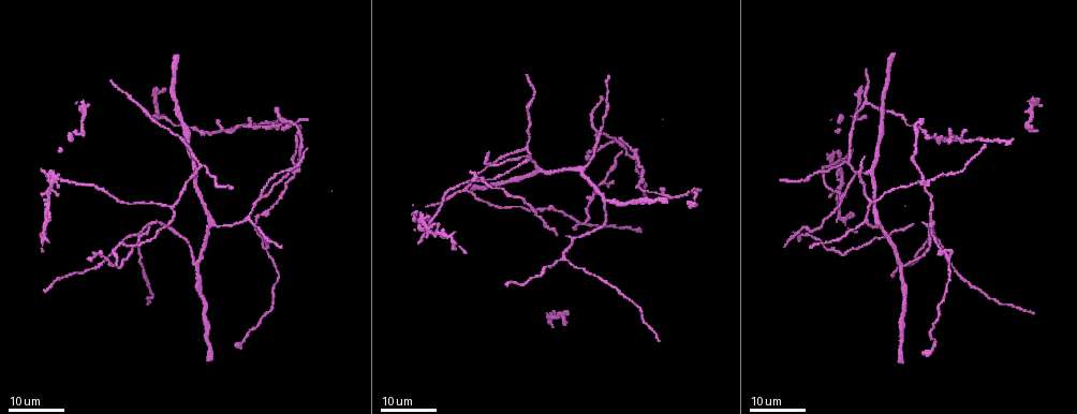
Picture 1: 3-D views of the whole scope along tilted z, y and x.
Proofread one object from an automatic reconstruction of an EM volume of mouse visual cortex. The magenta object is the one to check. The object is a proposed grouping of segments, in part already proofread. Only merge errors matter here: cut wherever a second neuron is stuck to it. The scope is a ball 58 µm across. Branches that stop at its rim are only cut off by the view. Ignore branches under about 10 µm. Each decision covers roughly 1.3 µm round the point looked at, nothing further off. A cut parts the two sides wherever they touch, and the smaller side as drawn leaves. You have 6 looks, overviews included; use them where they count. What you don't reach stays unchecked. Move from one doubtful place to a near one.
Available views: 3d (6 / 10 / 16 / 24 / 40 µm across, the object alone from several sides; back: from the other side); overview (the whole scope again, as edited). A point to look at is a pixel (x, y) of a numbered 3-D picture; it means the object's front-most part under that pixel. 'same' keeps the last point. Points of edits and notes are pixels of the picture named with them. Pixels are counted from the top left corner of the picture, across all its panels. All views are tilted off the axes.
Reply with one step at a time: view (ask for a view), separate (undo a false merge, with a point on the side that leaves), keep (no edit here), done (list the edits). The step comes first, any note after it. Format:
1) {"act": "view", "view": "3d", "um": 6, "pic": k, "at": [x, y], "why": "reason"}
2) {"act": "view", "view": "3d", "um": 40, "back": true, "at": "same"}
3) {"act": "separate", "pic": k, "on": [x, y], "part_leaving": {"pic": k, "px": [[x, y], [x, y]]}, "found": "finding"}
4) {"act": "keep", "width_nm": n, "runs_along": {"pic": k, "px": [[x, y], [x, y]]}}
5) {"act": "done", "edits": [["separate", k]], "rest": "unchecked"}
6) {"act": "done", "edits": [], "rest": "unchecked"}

{"act": "view", "view": "3d", "um": 16, "pic": 1, "at": [293, 172], "why": "looks like a crossing"}

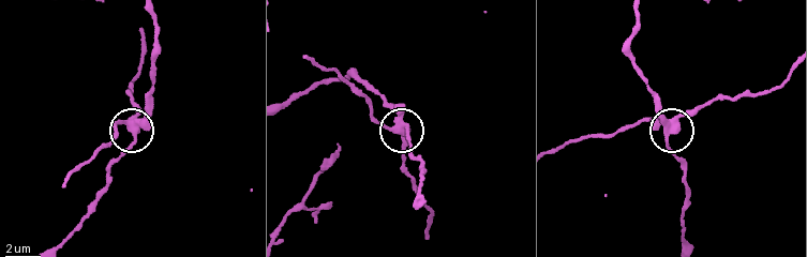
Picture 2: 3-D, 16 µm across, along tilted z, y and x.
{"act": "view", "view": "3d", "um": 6, "pic": 2, "at": [400, 123]}

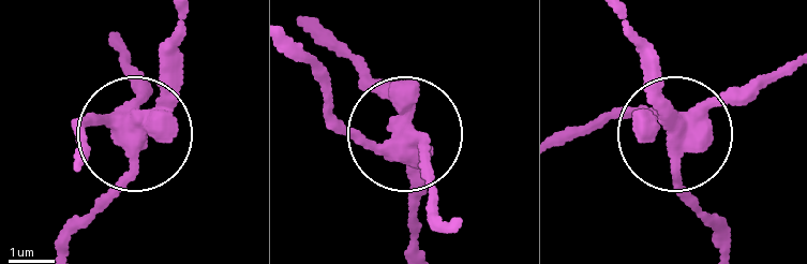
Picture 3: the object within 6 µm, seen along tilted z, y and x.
{"act": "view", "view": "3d", "um": 6, "back": true, "pic": 3, "at": [407, 131]}

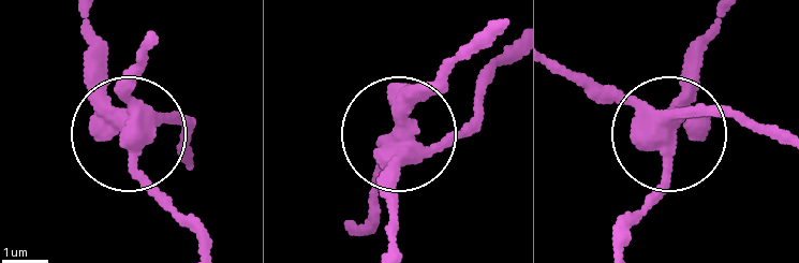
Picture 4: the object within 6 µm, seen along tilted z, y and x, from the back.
{"act": "separate", "pic": 4, "on": [99, 88], "part_leaving": {"pic": 4, "px": [[137, 137], [143, 179], [198, 245]]}, "found": "two neurons meet here"}

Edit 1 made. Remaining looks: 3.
{"act": "view", "view": "3d", "um": 16, "pic": 1, "at": [259, 197], "why": "three-way junction"}

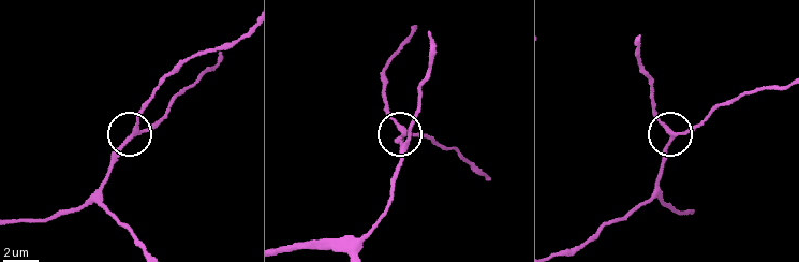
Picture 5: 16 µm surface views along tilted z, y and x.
{"act": "view", "view": "3d", "um": 10, "pic": 5, "at": [407, 131]}

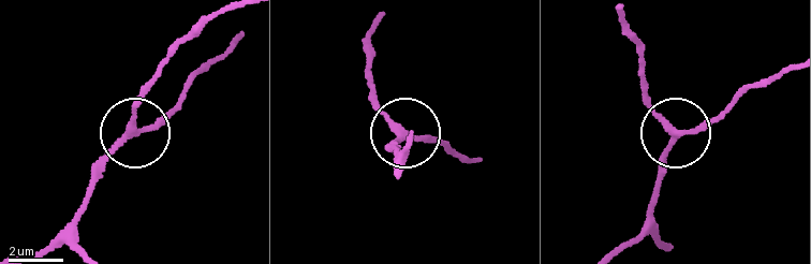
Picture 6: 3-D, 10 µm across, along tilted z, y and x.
{"act": "keep", "runs_along": {"pic": 6, "px": [[45, 245], [132, 126], [146, 84]]}, "found": "continuous, no second neuron"}

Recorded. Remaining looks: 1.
{"act": "done", "edits": [["separate", 4]], "rest": "unchecked"}

